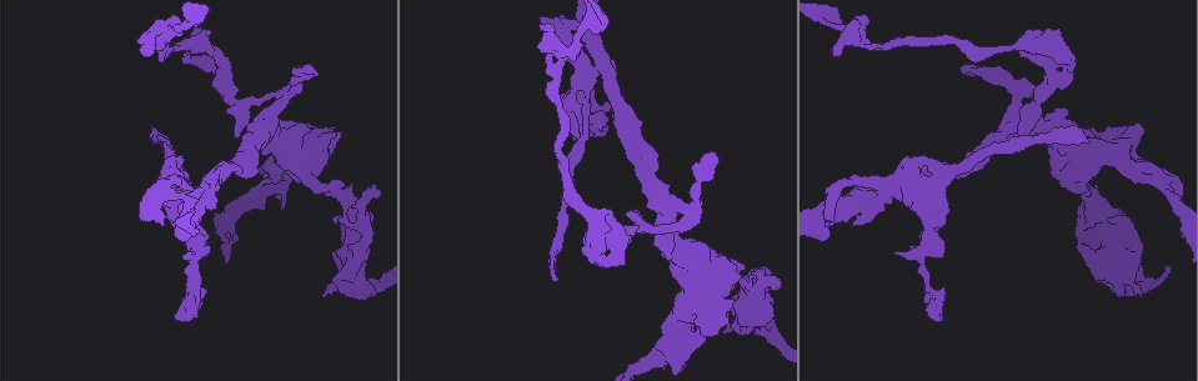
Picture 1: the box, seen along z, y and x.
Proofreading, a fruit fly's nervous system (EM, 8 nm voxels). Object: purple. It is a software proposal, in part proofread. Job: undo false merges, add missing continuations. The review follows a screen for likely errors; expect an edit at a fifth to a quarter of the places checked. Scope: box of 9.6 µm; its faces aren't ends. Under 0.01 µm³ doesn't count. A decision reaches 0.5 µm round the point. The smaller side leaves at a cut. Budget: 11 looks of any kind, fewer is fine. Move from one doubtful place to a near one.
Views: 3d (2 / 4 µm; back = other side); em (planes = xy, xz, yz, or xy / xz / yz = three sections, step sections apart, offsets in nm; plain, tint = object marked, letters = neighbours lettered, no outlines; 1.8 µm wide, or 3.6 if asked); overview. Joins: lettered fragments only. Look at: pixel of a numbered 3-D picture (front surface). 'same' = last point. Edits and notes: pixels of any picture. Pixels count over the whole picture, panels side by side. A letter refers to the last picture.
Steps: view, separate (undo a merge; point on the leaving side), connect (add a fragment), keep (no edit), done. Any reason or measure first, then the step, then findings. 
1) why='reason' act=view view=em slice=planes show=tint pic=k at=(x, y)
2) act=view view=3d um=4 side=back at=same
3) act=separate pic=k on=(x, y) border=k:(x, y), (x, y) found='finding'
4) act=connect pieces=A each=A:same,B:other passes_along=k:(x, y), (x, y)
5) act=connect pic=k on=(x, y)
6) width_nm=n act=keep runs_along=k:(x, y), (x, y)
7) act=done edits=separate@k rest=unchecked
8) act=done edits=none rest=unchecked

why='sharp bend' act=view view=em slice=planes show=letters pic=1 at=(287, 93)

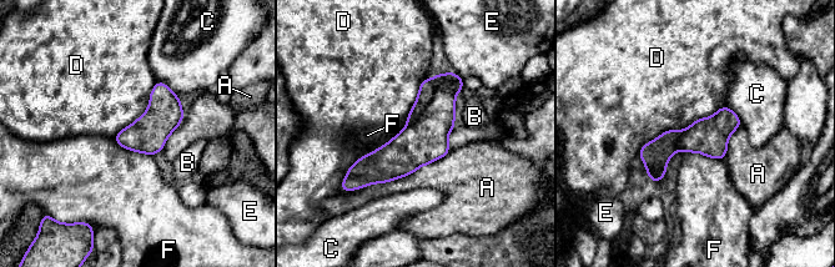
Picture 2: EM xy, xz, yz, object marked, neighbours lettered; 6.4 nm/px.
longest_contact=D:900nm act=separate pic=2 on=(426, 140) each=A:other,B:other,C:other,D:other,E:other,F:other border=2:(432, 79), (431, 102), (407, 125) found='a second neuron is stuck on'

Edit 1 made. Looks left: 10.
act=view view=em slice=planes show=tint pic=1 at=(1085, 140)

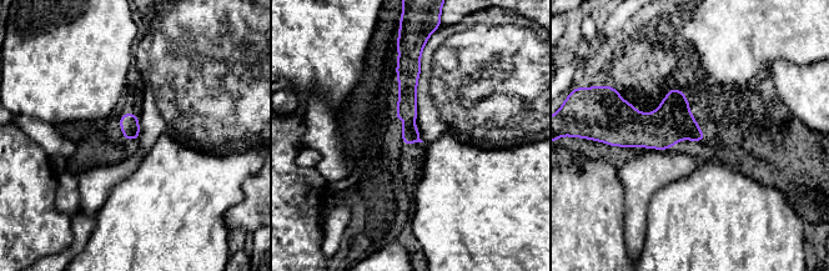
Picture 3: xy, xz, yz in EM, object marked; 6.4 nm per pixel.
act=view view=em slice=planes show=letters at=same

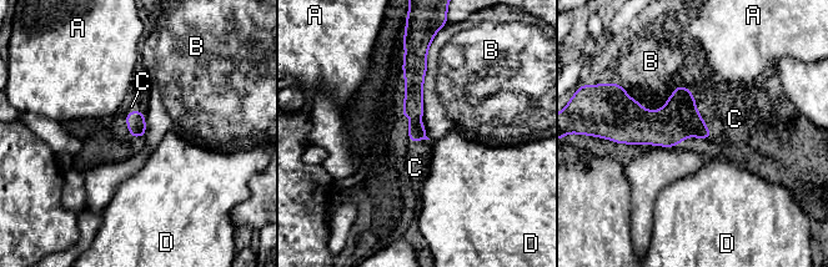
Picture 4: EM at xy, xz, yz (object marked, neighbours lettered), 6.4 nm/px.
act=connect pieces=C each=A:other,B:other,C:same,D:other passes_along=4:(678, 119), (702, 120), (734, 119) found='it goes on there'

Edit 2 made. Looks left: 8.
why='see it whole again' act=view view=overview

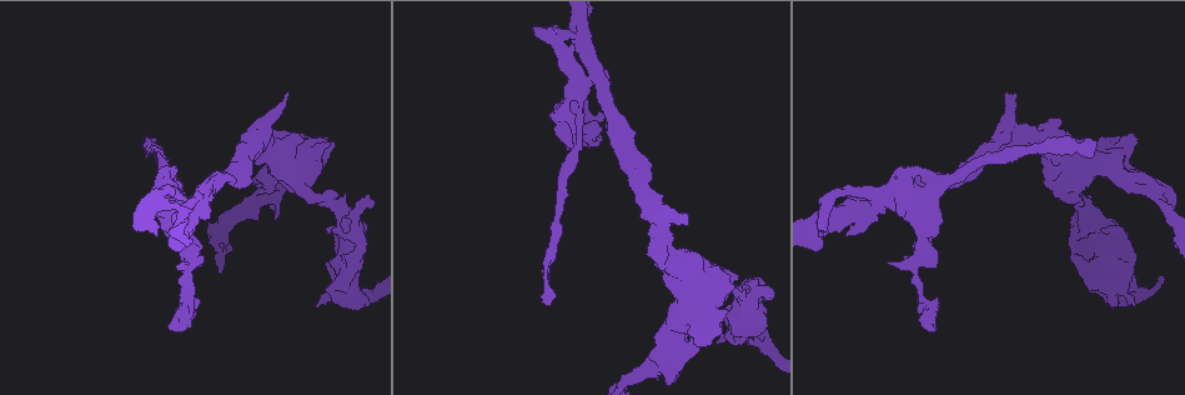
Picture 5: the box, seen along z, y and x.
why='sharp bend' act=view view=em slice=xz step=4 show=tint pic=5 at=(197, 203)

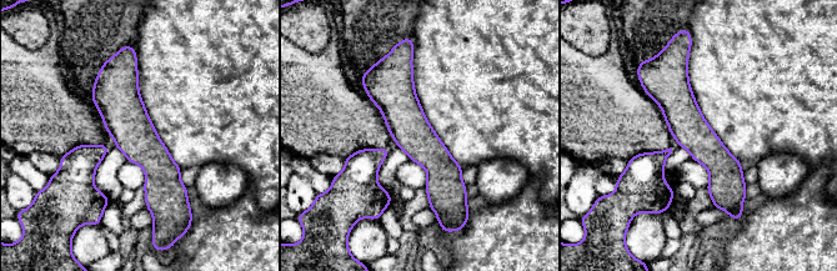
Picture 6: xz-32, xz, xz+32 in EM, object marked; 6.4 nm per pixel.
why='cut it another way' act=view view=em slice=planes show=tint at=same

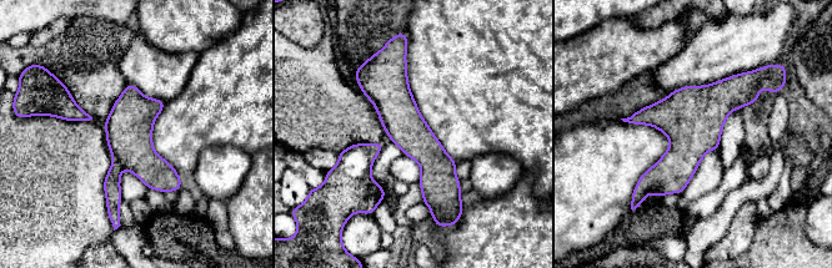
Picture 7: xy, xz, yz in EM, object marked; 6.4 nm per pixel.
why='what lies round it' act=view view=em slice=planes show=letters at=same

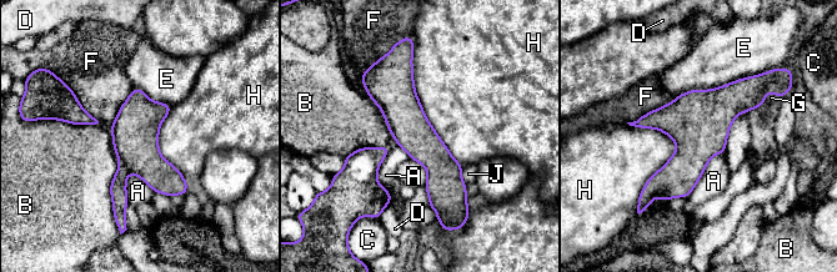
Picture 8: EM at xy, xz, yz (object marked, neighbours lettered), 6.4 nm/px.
act=separate pic=8 on=(118, 189) each=A:other,B:other,C:other,D:other,E:other,F:other,G:other,H:other,J:other found='two neurons meet here'

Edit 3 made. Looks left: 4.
act=done edits=separate@2,connect@4,separate@8 rest=unchecked

